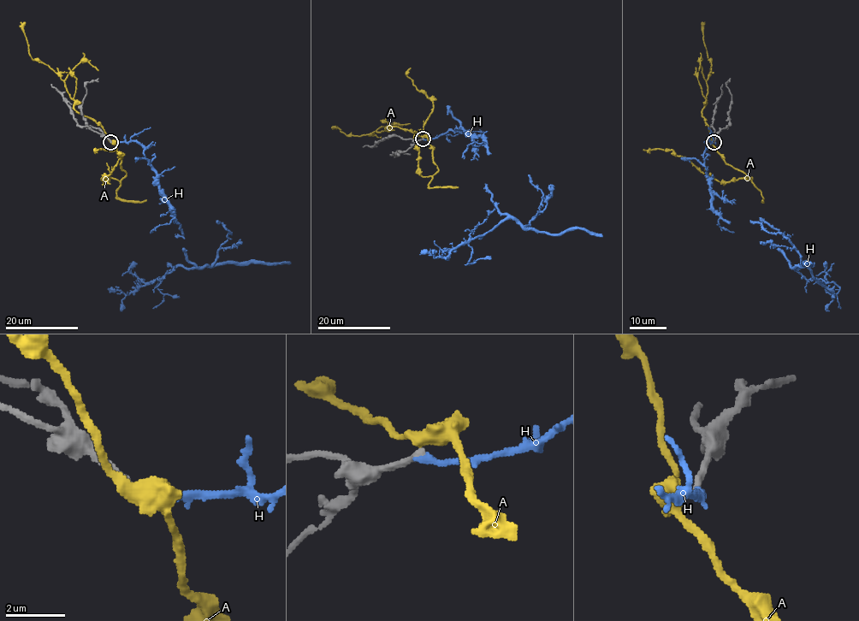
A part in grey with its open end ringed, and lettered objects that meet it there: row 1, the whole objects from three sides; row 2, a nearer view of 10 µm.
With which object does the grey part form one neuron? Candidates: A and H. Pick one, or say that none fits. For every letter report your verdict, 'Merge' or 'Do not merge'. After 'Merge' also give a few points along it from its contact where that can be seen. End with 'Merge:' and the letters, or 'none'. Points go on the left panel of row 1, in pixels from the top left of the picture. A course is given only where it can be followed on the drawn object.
A: Do not merge
H: Do not merge
Merge: none

